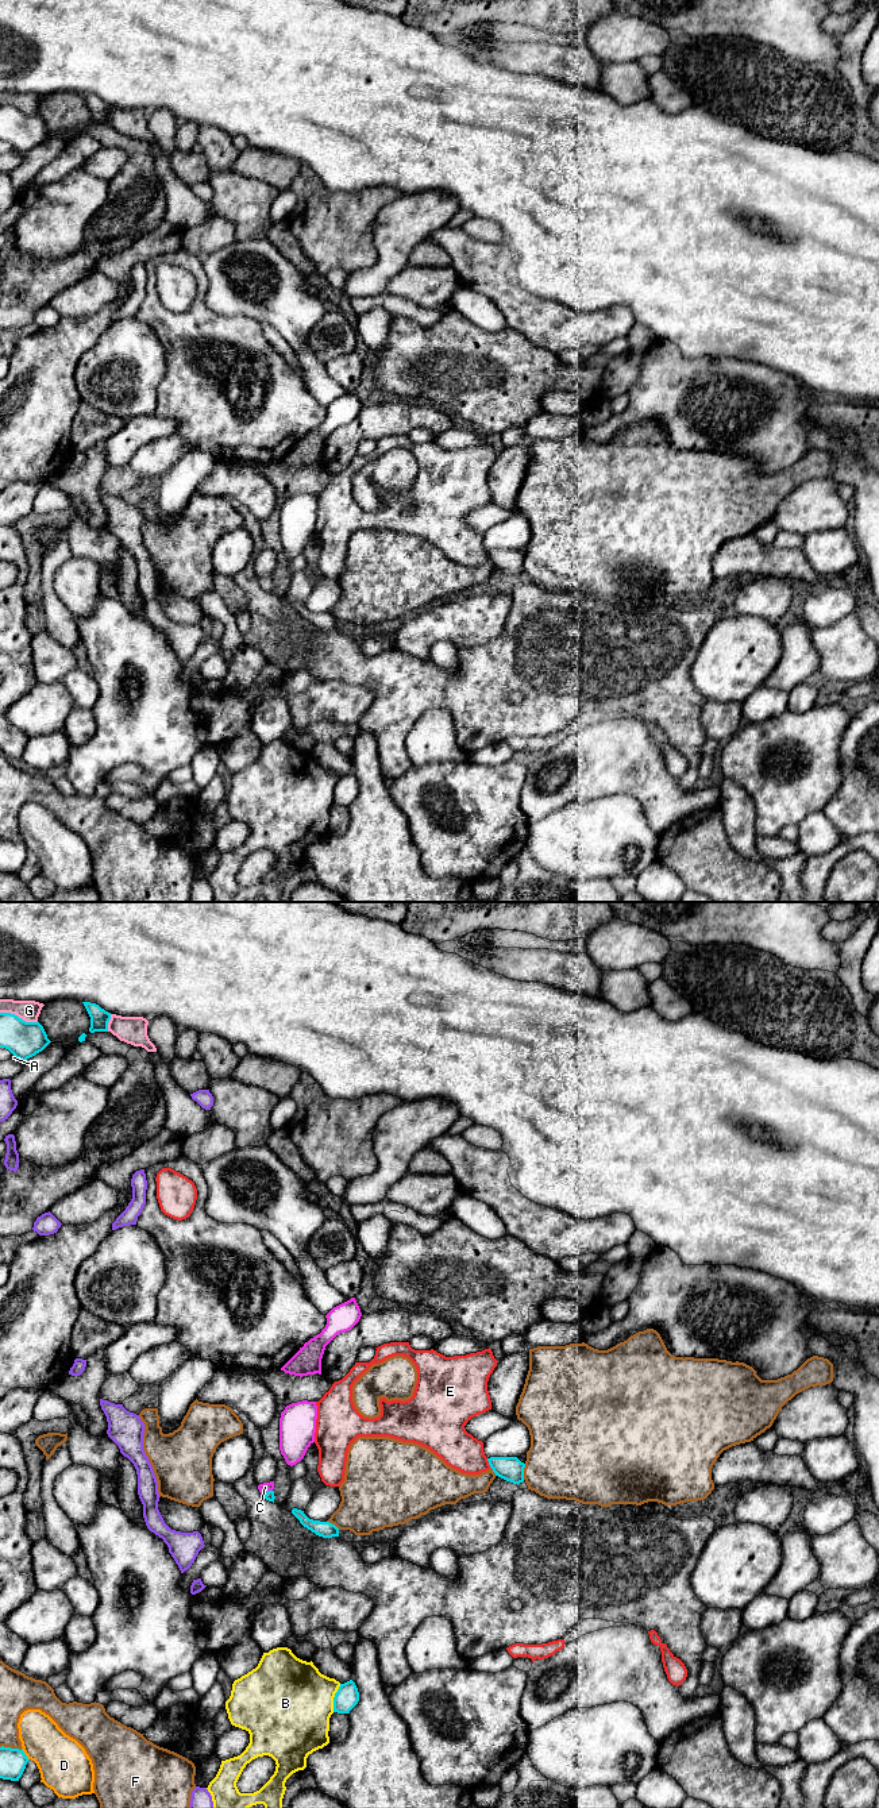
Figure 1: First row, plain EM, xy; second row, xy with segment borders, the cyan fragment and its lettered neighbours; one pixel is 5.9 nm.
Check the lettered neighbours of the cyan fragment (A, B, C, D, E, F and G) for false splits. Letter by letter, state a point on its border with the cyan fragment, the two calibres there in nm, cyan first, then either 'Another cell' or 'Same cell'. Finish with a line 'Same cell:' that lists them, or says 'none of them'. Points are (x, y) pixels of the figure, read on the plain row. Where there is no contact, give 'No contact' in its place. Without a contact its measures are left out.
A: Touches cyan at xy (19, 151). Thickness 220 nm (cyan) against 20 nm. Another cell
B: Touches cyan at xy (334, 790). Thickness 140 nm (cyan) against 480 nm. Another cell
C: Touches cyan at xy (268, 583). Thickness 60 nm (cyan) against 60 nm. Same cell
D: Touches cyan at xy (24, 847). Thickness 160 nm (cyan) against 300 nm. Another cell
E: Touches cyan at xy (489, 556). Thickness 140 nm (cyan) against 220 nm. Another cell
F: Touches cyan at xy (11, 841). Thickness 160 nm (cyan) against 140 nm. Another cell
G: Touches cyan at xy (18, 110). Thickness 220 nm (cyan) against 130 nm. Another cell
Same cell: C

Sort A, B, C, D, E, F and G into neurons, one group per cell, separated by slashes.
A / B / C / D / E / F / G

